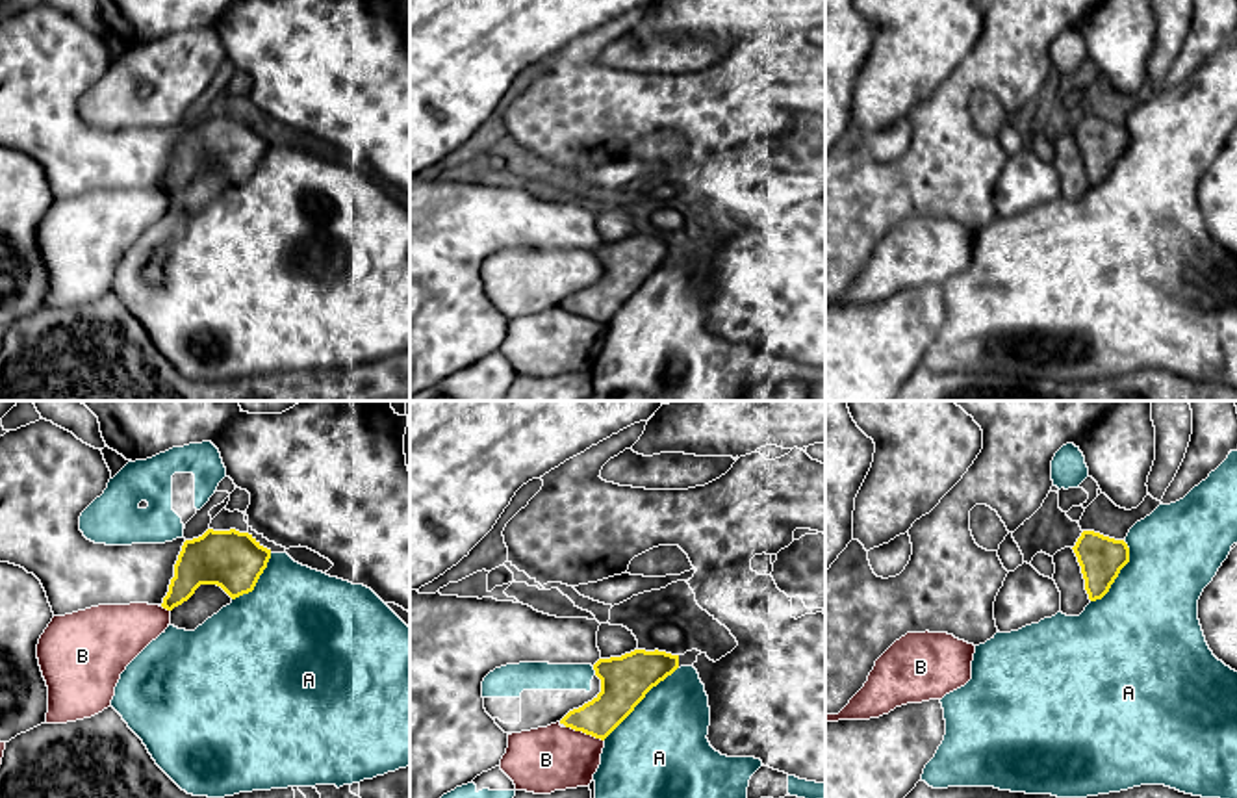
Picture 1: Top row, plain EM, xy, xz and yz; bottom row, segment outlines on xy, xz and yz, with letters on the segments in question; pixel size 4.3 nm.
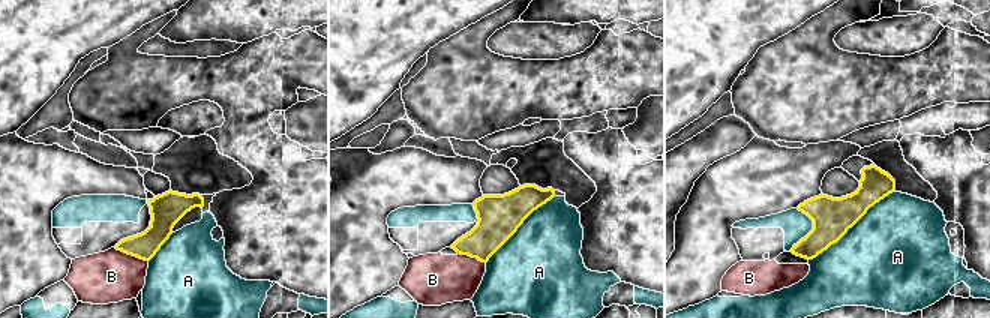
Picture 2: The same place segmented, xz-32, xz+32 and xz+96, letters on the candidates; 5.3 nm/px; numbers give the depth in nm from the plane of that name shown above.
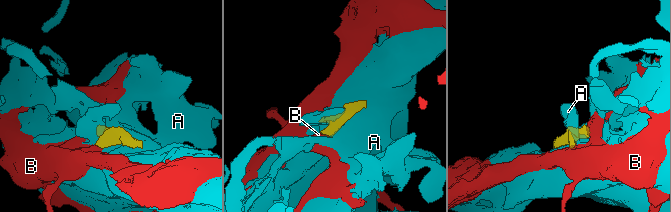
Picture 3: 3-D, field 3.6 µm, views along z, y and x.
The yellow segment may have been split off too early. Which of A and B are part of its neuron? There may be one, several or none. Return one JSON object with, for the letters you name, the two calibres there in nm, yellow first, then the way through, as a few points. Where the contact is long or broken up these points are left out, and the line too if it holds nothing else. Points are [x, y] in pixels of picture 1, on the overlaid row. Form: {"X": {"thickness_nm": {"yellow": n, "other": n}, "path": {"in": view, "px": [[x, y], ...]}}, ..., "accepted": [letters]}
{"accepted": []}

